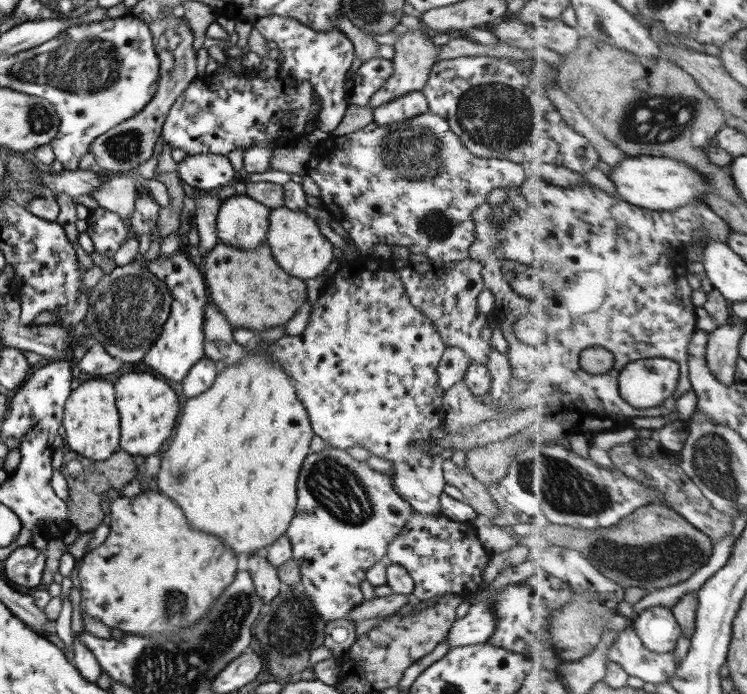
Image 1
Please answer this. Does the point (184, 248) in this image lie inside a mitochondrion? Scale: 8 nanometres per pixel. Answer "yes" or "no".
no

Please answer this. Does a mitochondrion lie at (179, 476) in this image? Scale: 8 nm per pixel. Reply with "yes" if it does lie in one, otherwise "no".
yes

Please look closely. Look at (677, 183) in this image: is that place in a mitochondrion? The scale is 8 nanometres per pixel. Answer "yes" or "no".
no

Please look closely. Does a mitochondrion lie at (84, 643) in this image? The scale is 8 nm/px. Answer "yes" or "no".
no

